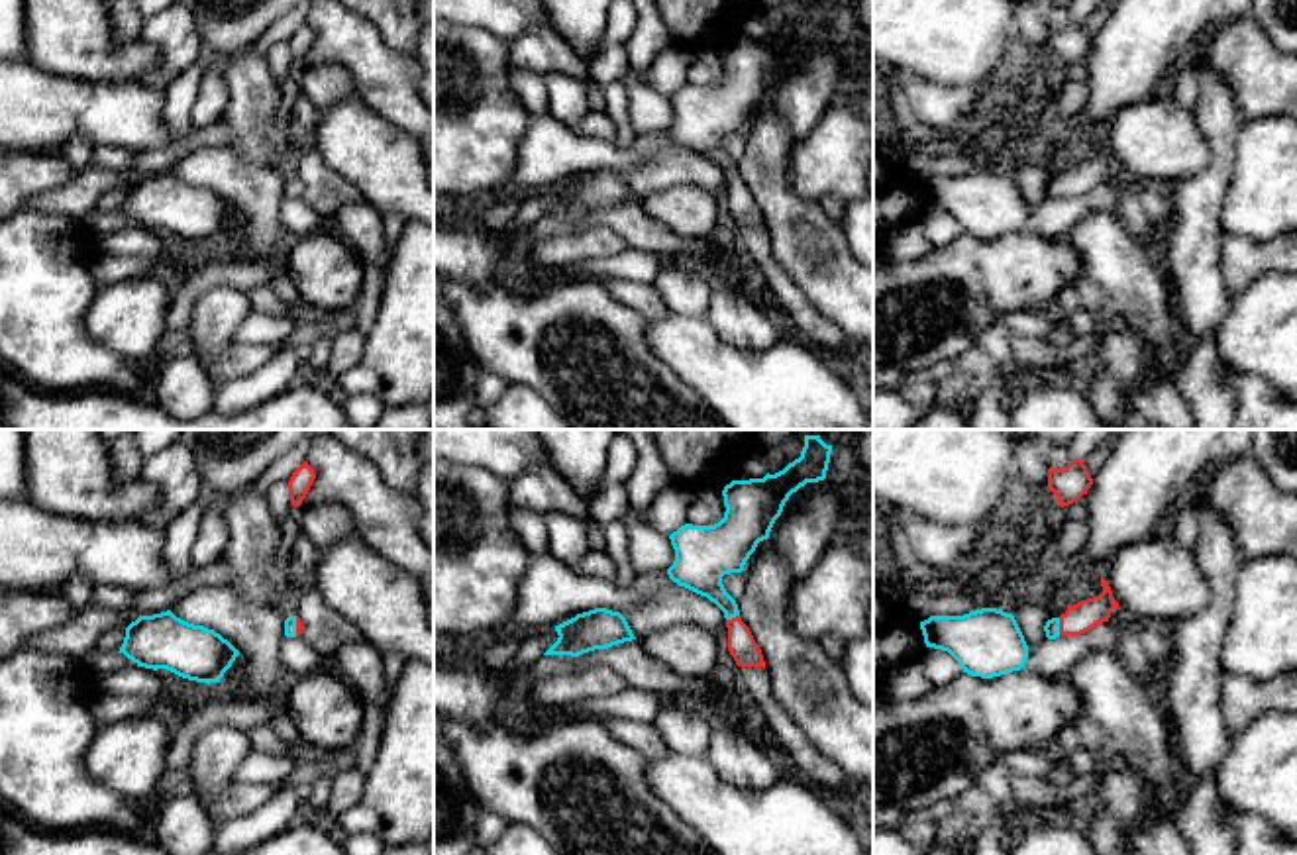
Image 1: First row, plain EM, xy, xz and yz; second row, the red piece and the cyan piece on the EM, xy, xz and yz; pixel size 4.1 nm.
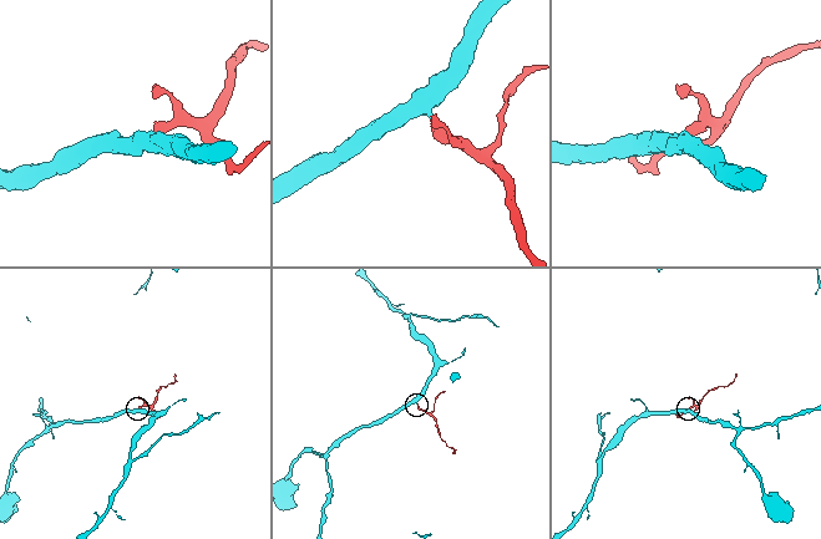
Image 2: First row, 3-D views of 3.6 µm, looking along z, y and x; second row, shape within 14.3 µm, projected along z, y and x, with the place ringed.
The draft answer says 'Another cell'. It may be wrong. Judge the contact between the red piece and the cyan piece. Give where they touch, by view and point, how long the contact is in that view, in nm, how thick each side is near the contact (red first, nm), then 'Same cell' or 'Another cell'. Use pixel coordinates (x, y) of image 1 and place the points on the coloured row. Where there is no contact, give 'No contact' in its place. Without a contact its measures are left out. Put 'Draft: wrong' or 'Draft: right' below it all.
Touches red at yz (1060, 626). Shared border 70 nm. Thickness 120 nm (red) against 60 nm. Same cell
Draft: wrong

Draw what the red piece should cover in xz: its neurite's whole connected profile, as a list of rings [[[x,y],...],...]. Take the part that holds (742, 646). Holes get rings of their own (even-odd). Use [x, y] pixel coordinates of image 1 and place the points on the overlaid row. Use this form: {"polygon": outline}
{"polygon": [[[804,435],[801,457],[775,475],[732,480],[724,486],[724,518],[714,526],[685,524],[669,535],[675,561],[667,575],[714,602],[726,618],[728,651],[738,667],[763,667],[765,661],[750,628],[742,622],[736,600],[722,577],[742,573],[757,543],[769,537],[785,502],[806,482],[826,478],[832,445],[820,435]]]}

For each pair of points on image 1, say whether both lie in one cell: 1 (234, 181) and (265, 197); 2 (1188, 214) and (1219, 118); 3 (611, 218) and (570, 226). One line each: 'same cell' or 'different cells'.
1: same cell
2: same cell
3: same cell

